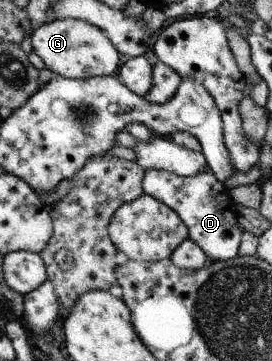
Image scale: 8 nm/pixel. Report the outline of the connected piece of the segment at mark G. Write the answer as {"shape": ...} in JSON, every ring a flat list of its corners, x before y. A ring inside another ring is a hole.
{"shape":[[53,19,31,33,31,46,45,67,65,78,88,79,114,76,119,71,120,57,112,39,97,26,84,20]]}

